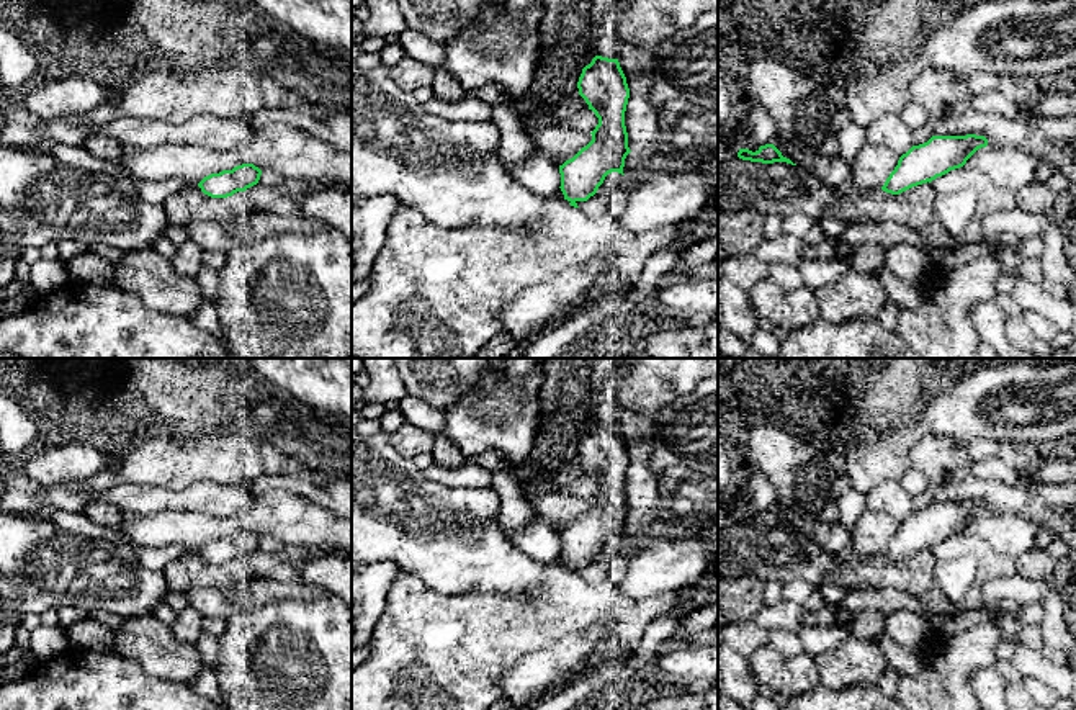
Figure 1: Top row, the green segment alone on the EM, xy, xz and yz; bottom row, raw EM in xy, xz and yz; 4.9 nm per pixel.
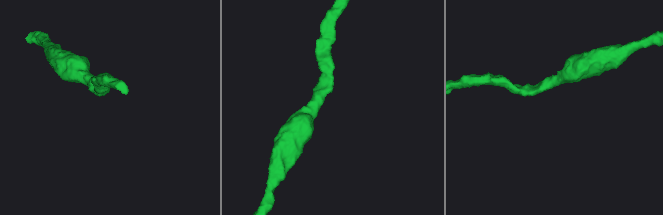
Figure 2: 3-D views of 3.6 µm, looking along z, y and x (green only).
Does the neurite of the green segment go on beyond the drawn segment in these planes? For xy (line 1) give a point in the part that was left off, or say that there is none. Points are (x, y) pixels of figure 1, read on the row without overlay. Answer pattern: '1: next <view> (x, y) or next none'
1: next none

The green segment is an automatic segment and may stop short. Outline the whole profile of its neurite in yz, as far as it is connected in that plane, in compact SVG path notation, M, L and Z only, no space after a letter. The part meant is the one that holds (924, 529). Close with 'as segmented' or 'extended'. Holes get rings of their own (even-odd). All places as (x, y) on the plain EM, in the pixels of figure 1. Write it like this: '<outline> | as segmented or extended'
M932 502L927 509L912 512L881 553L883 558L899 561L912 553L930 550L937 543L960 535L981 514L984 502Z | as segmented

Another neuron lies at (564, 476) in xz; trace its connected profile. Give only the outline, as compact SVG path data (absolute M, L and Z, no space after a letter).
M576 460L563 466L561 470L554 471L551 474L551 483L556 488L556 491L566 492L567 486L582 476L589 476L589 471L579 460Z

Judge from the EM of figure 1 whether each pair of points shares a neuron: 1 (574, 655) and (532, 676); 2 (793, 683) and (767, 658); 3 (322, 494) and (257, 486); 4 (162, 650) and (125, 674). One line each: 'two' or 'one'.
1: one
2: one
3: one
4: two

